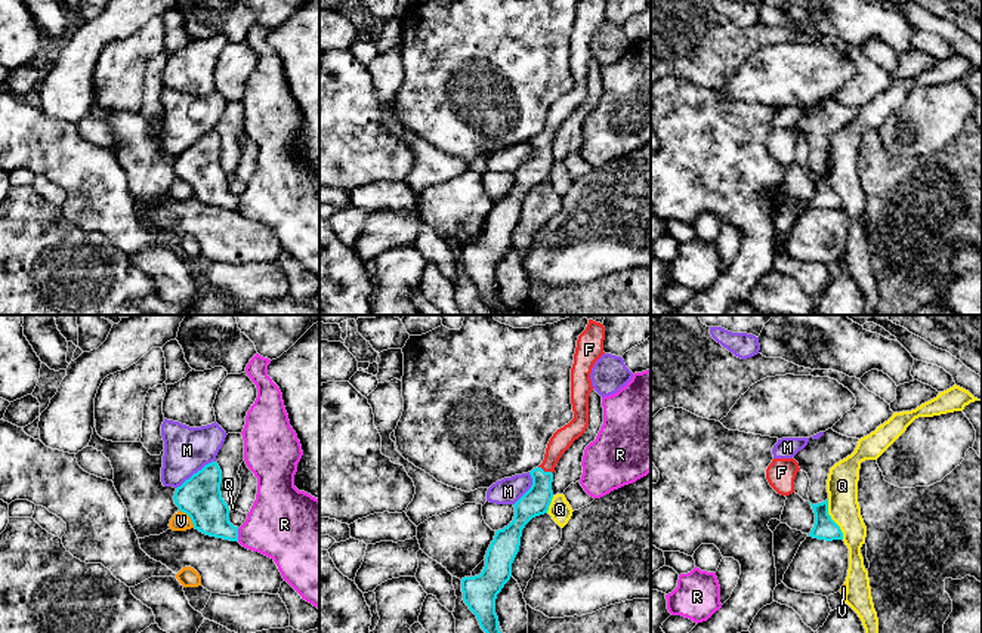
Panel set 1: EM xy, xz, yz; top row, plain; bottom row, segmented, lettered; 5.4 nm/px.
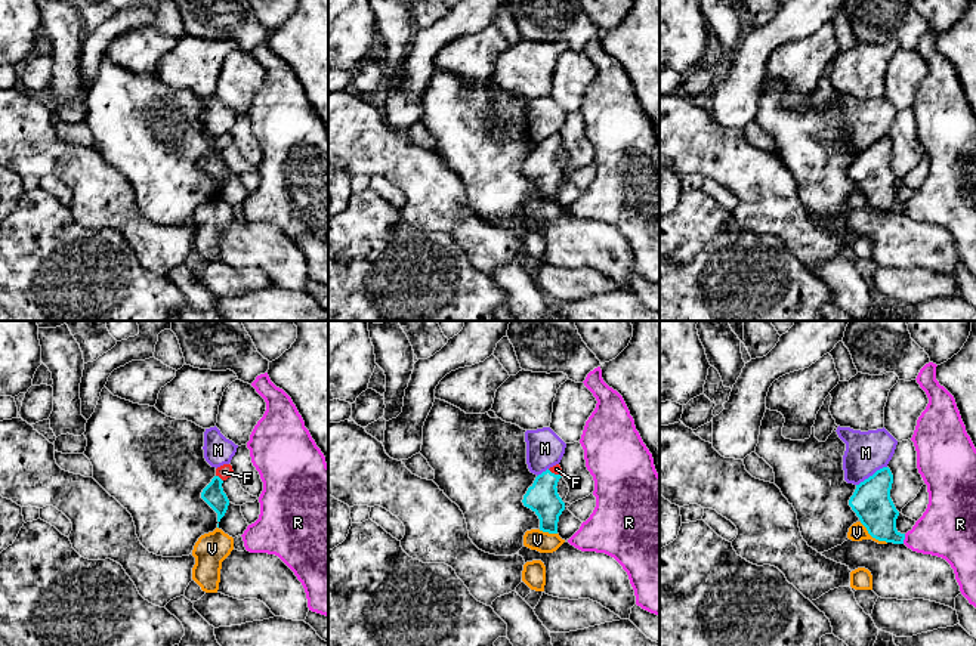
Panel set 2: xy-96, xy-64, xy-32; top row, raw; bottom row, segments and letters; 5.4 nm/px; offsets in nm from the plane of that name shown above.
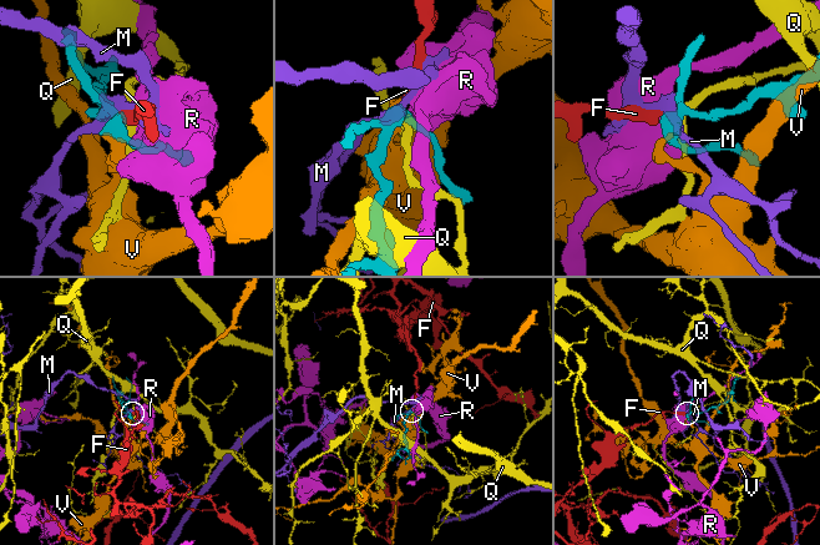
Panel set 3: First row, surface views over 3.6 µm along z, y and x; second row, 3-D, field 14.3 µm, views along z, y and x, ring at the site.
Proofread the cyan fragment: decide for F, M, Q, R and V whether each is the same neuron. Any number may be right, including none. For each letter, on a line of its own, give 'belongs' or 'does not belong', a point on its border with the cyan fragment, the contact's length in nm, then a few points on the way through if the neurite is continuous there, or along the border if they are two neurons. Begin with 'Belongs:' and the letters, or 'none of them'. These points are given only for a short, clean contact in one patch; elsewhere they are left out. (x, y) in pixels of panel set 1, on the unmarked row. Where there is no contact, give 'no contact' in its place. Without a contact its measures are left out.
Belongs: F
F: belongs | xz (546, 141) | 90 nm | across xz (536, 170), (546, 141), (550, 126), (562, 107)
M: does not belong | xy (197, 141) | 260 nm
Q: does not belong | yz (831, 188) | 240 nm
R: does not belong | xy (237, 203) | 70 nm | along xy (237, 197), (238, 209)
V: does not belong | xy (190, 185) | 130 nm | along xy (179, 178), (190, 187), (194, 195)

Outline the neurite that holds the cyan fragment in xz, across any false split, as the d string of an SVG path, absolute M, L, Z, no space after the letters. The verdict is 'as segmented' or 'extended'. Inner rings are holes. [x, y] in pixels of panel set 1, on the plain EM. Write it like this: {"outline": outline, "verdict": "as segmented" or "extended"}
{"outline": "M583 0L578 4L571 37L571 72L574 87L550 106L543 132L529 141L531 157L513 173L513 189L495 200L479 244L461 247L463 269L476 284L481 297L497 314L506 315L498 297L495 268L512 246L512 232L519 220L522 198L535 185L544 183L553 167L555 136L562 123L589 95L590 41L603 21L605 0Z", "verdict": "extended"}

